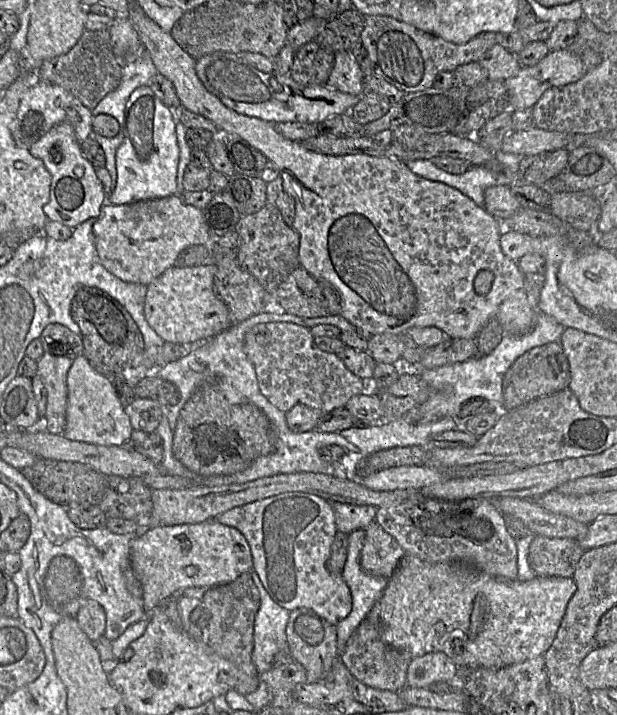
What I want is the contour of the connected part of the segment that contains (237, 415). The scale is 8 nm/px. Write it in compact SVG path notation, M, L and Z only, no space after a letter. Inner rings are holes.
M201 385L181 409L173 430L174 457L196 475L222 476L245 470L276 447L276 426L252 404L235 404L216 385Z

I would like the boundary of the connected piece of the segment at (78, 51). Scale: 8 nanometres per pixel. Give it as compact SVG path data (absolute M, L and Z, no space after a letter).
M85 30L66 54L45 60L37 71L40 80L59 85L92 110L121 82L123 63L112 49L109 30Z

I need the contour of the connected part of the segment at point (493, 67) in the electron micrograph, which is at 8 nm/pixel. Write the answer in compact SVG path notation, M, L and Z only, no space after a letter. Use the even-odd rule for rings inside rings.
M497 43L484 53L479 63L487 71L488 78L493 80L504 81L517 75L522 68L516 54Z

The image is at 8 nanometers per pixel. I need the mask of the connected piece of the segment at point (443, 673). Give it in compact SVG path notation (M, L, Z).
M430 652L413 658L407 669L406 685L427 688L433 682L457 682L458 667L443 652Z

